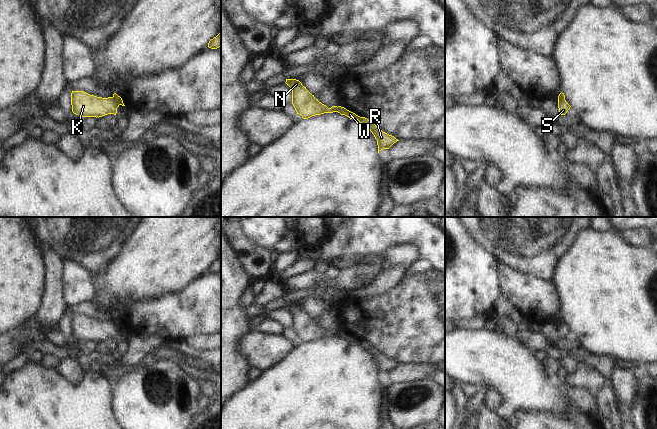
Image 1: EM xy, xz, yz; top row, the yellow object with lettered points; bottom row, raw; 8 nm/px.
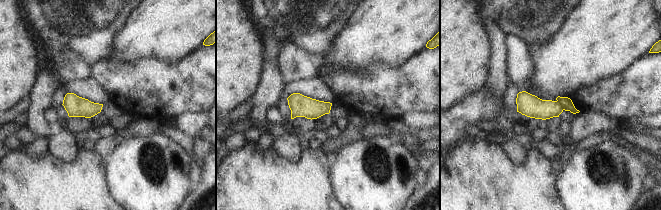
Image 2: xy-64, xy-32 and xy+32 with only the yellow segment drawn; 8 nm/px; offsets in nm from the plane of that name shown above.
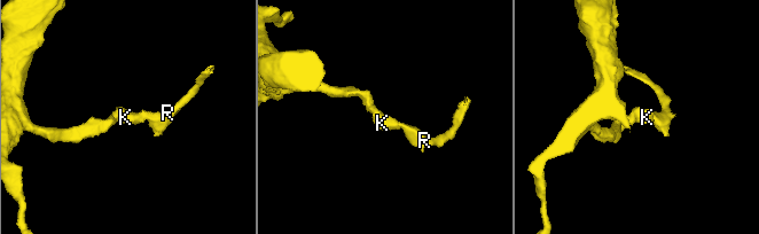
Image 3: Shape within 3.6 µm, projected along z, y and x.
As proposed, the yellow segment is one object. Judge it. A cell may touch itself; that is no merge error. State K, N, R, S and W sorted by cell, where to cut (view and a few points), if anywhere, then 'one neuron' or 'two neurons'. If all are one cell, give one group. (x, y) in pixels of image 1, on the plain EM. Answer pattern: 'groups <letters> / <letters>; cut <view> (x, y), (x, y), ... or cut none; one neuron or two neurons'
groups K N S / R W; cut xy (112, 321), (119, 328); two neurons

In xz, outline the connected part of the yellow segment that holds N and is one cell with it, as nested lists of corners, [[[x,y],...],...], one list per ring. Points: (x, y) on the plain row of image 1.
[[[286,303],[285,306],[292,314],[292,328],[303,343],[308,343],[315,339],[337,336],[338,331],[328,332],[312,319],[299,304]]]

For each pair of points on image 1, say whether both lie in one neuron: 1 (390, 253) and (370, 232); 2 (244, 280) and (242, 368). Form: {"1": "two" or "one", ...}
{"1": "two", "2": "one"}

